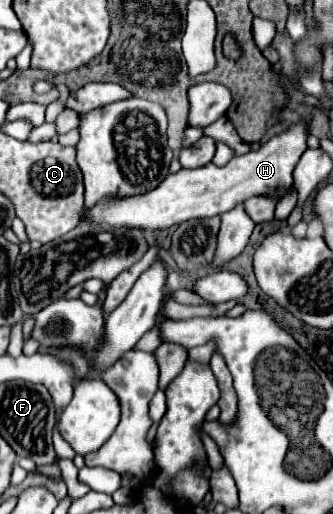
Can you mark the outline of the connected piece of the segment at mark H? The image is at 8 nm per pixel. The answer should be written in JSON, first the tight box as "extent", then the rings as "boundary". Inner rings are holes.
{"extent":[84,124,306,230],"boundary":[[[300,124],[290,126],[286,132],[270,138],[258,150],[250,150],[248,154],[234,156],[226,166],[206,164],[194,170],[178,170],[170,174],[158,188],[152,192],[130,196],[130,198],[104,198],[84,216],[90,218],[92,224],[110,224],[110,226],[128,226],[142,230],[162,230],[174,224],[192,220],[192,218],[212,218],[220,216],[226,210],[246,202],[246,198],[270,194],[270,198],[282,200],[286,192],[294,186],[292,170],[306,150],[306,128]]]}

